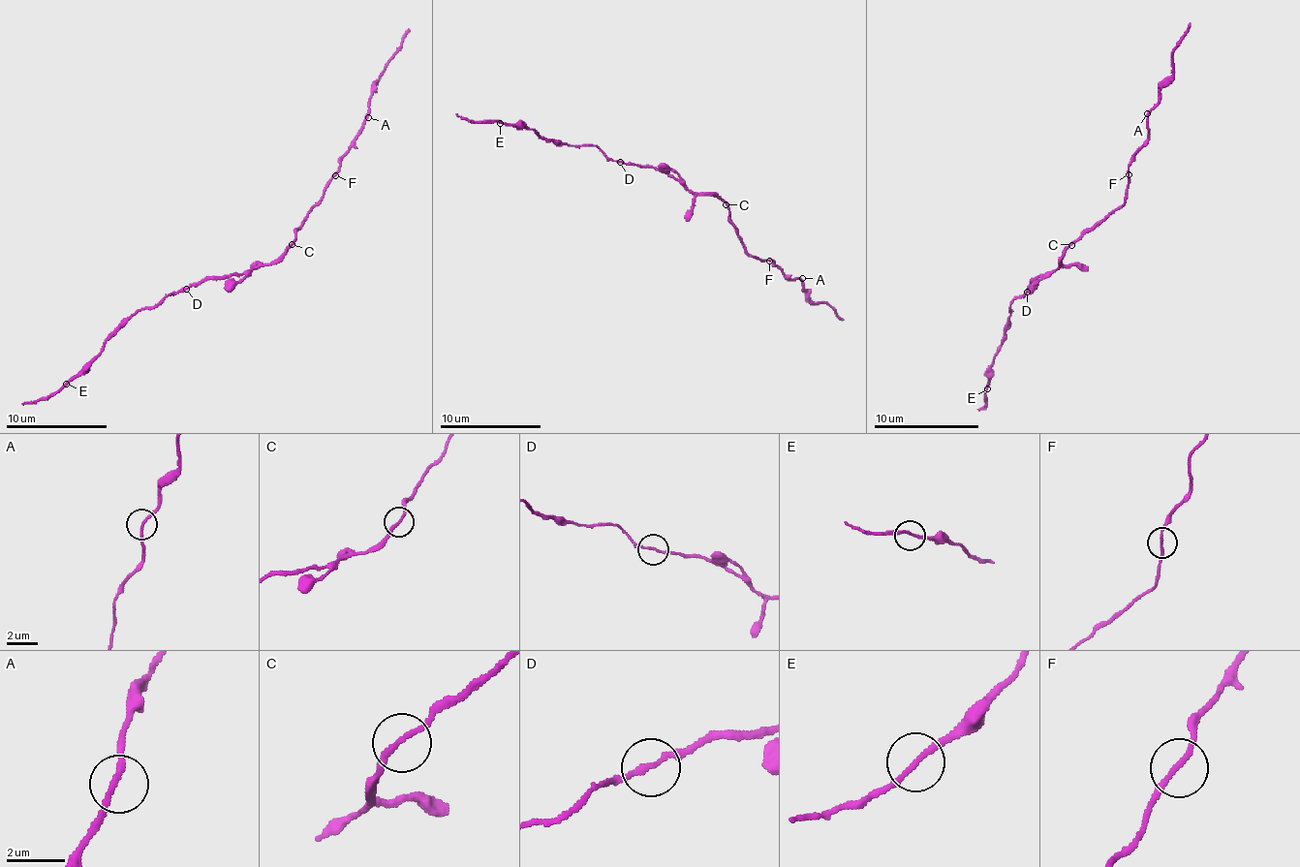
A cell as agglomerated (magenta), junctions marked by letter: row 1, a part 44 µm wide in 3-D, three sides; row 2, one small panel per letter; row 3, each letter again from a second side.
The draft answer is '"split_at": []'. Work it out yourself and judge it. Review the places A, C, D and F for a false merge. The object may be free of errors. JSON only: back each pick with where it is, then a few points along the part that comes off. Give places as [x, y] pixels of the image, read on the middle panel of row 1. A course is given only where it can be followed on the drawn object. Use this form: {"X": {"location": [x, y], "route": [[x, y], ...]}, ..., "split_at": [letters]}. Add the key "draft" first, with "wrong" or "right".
{"draft": "wrong", "D": {"location": [620, 162], "route": [[619, 161], [611, 161], [596, 146], [548, 140], [530, 128], [487, 120], [467, 120], [456, 113]]}, "split_at": ["D"]}

